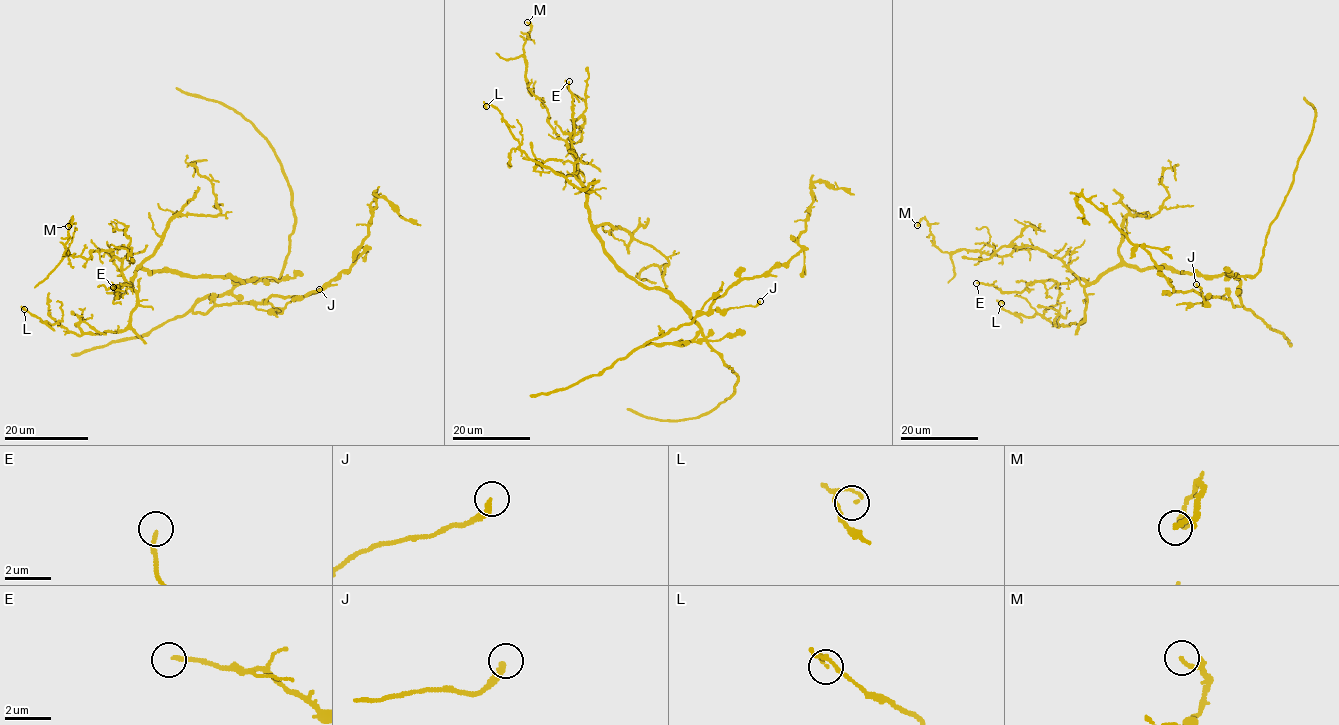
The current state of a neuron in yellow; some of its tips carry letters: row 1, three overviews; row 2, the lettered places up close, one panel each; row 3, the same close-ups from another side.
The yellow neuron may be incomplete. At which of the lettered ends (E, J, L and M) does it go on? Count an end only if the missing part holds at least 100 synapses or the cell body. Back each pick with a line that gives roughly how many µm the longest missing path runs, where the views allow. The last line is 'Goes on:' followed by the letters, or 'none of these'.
Goes on: none of these

